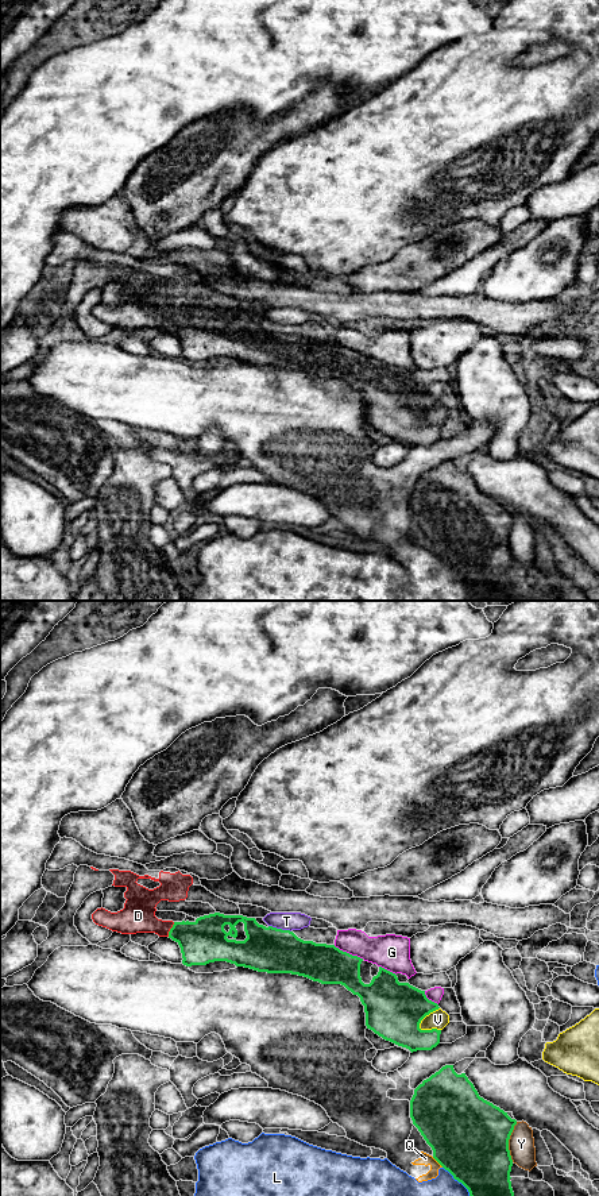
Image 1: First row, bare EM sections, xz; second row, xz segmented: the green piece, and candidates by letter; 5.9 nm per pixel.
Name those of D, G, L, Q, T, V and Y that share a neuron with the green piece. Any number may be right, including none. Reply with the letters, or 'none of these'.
D

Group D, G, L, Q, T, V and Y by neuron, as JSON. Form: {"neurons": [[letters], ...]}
{"neurons": [["D"], ["G"], ["L", "Q"], ["T"], ["V"], ["Y"]]}

